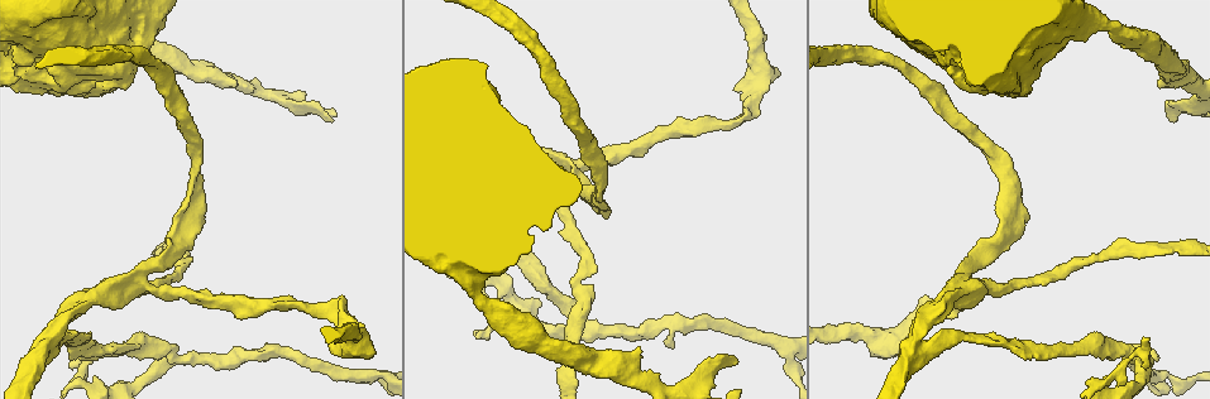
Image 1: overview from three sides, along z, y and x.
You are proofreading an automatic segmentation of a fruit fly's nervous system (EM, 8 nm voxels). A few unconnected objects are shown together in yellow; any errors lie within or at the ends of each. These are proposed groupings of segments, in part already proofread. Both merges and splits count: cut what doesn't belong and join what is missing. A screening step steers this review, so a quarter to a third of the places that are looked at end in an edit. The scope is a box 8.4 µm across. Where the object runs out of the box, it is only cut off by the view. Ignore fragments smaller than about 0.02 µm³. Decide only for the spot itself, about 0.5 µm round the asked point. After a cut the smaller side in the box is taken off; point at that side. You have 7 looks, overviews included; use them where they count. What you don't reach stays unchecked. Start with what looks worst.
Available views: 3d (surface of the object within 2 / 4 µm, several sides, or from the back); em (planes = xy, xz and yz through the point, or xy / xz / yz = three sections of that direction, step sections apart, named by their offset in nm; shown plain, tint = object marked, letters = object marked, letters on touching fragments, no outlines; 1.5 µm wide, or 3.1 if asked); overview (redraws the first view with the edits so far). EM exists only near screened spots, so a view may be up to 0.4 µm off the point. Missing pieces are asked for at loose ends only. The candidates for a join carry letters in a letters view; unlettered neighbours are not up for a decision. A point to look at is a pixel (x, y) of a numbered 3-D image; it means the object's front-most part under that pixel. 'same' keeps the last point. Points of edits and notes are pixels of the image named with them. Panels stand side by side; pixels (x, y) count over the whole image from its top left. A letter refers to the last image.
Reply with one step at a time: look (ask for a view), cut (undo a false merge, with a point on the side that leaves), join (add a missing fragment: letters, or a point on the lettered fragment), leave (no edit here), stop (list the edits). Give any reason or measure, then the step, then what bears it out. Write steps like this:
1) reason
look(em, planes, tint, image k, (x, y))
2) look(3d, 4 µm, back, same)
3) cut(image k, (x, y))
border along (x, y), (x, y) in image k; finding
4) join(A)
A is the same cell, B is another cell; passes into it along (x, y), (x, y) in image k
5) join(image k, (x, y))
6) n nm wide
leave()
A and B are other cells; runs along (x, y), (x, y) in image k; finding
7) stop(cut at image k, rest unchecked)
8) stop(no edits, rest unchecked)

free end
look(3d, 2 µm, image 1, (640, 349))

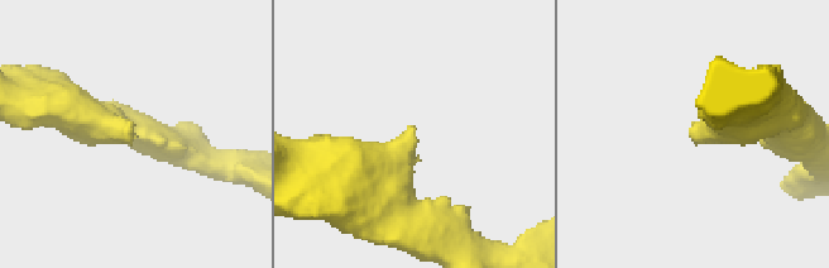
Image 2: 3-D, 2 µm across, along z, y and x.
look(em, planes, letters, image 2, (415, 141))

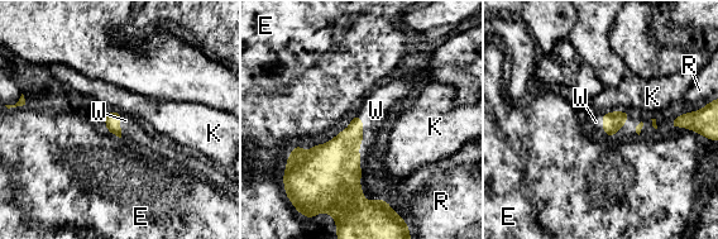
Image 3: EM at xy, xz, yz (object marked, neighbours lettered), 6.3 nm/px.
join(W)
W is the same cell, E, K and R are other cells; passes into it along (612, 122), (602, 123), (596, 122) in image 3; the neuron continues

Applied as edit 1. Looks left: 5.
look(overview)

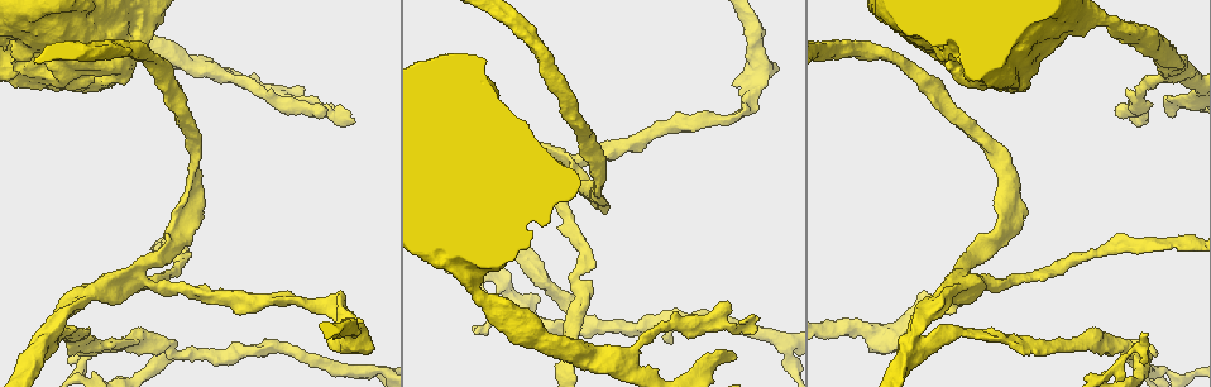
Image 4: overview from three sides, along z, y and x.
arms part here
look(em, planes, tint, image 4, (170, 350))

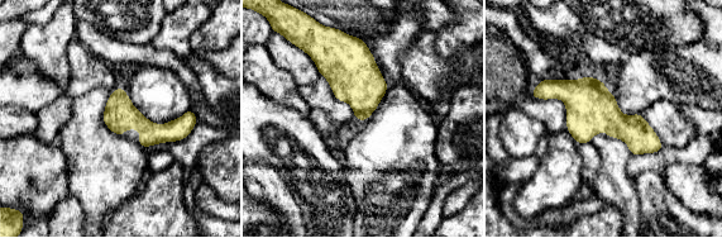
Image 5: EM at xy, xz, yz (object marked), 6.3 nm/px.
what lies round it
look(em, planes, letters, same)

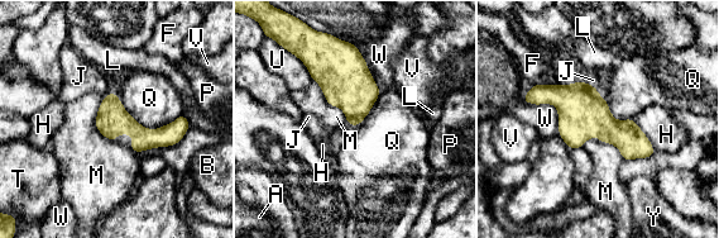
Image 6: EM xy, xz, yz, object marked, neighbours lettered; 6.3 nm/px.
leave()
A, B, F, H, J, L, M, P, Q, T, U, V, W and Y are other cells; runs along (527, 98), (569, 99), (650, 151) in image 6; all the same neuron

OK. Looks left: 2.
stop(join at image 3, rest unchecked)

